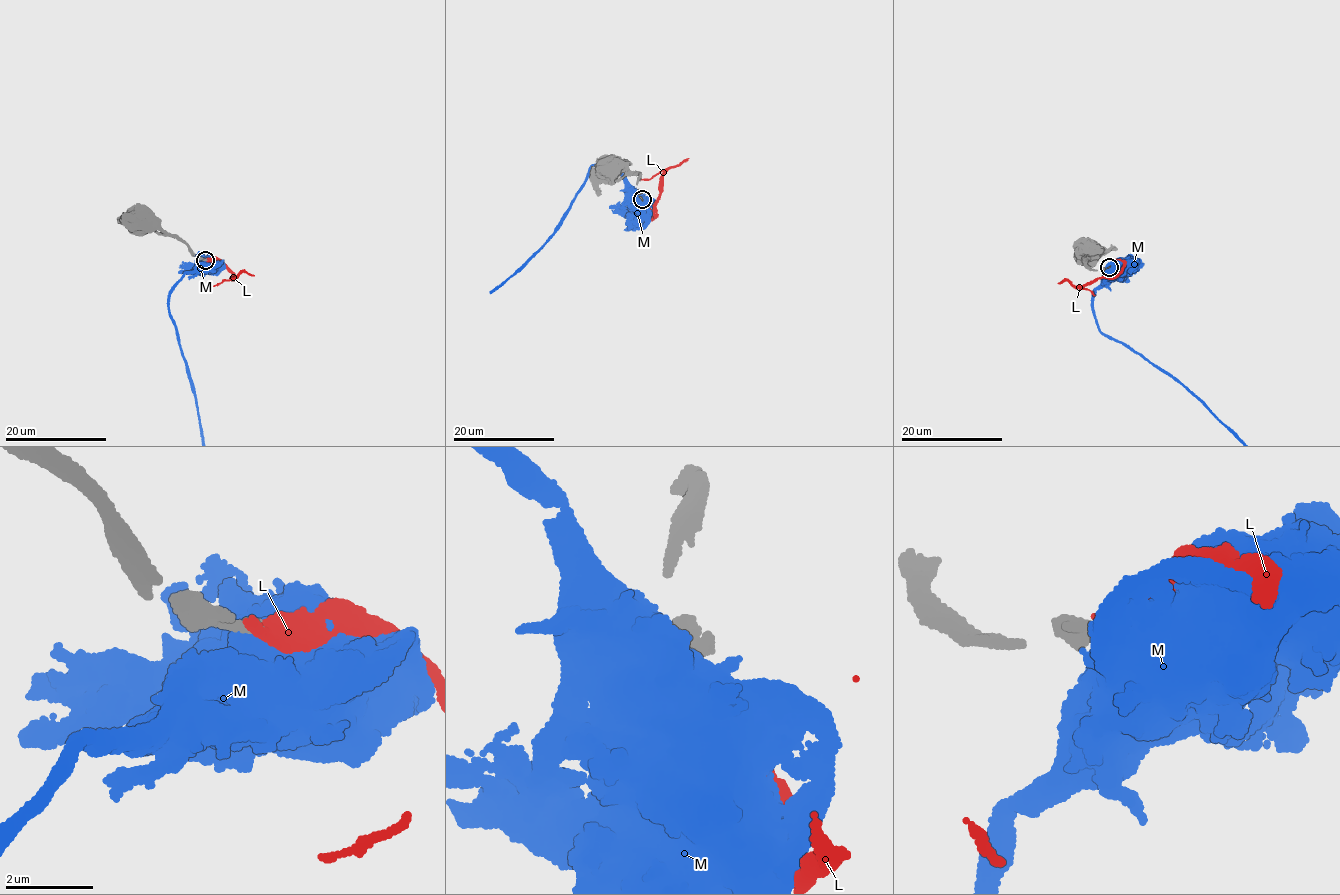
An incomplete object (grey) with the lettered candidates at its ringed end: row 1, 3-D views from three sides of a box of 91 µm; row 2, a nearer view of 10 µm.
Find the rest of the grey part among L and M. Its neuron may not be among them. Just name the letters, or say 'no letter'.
L

